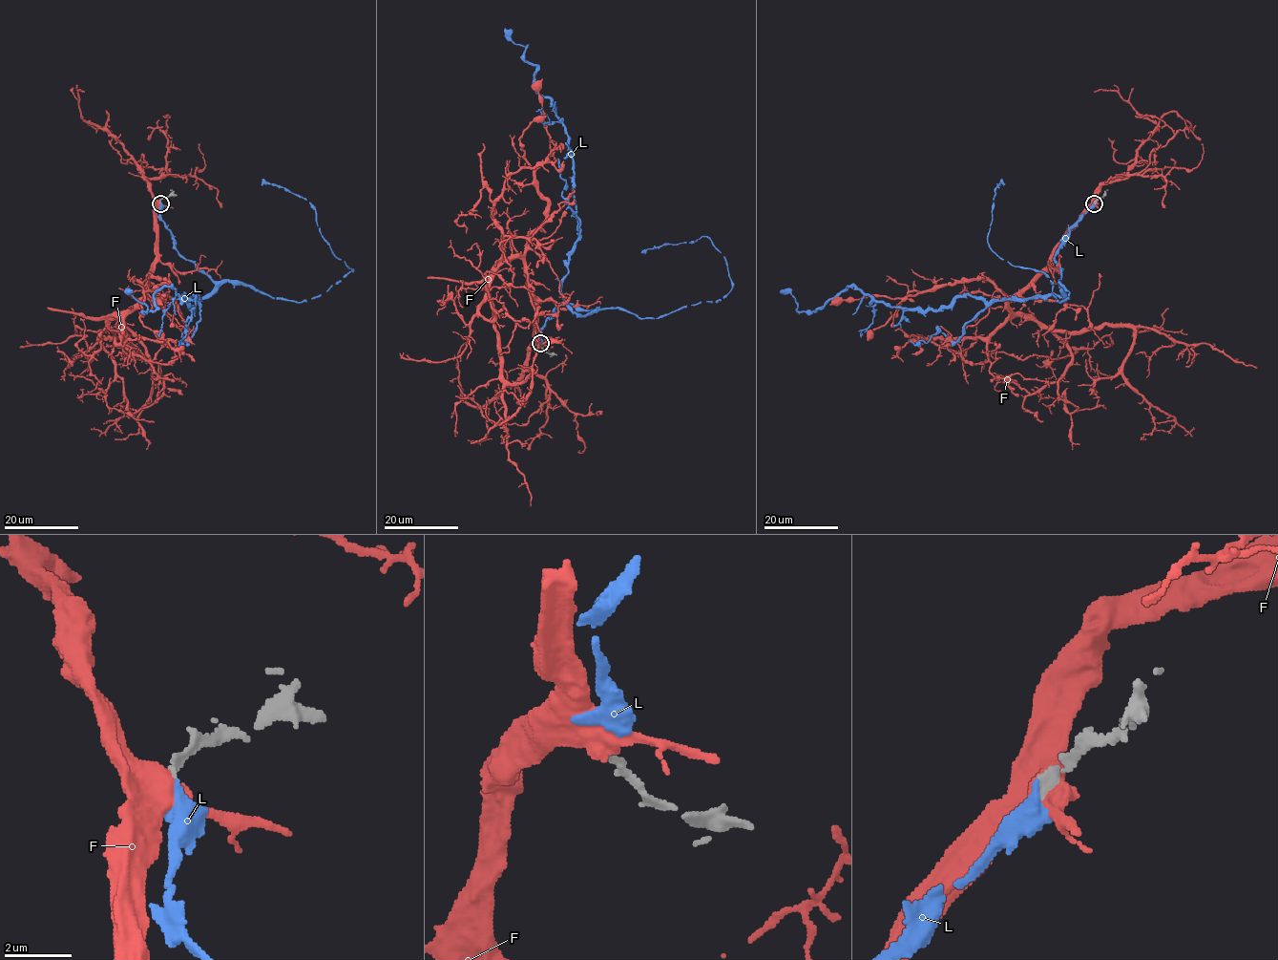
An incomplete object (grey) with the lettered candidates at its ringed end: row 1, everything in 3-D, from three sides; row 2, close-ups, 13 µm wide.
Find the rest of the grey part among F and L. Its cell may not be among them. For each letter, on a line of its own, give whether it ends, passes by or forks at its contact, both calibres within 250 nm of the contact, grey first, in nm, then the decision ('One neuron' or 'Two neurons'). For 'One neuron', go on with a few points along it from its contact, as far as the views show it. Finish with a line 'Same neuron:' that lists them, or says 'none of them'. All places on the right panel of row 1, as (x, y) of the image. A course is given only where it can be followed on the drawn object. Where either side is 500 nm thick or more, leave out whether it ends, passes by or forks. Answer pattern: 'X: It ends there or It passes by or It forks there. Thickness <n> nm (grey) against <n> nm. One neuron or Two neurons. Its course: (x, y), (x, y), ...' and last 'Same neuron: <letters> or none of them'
F: Thickness 280 nm (grey) against 700 nm. Two neurons
L: It passes by. Thickness 240 nm (grey) against 360 nm. One neuron. Its course: (1094, 202), (1055, 255), (1067, 298), (965, 294), (917, 310), (847, 287), (811, 311), (780, 291)
Same neuron: L

